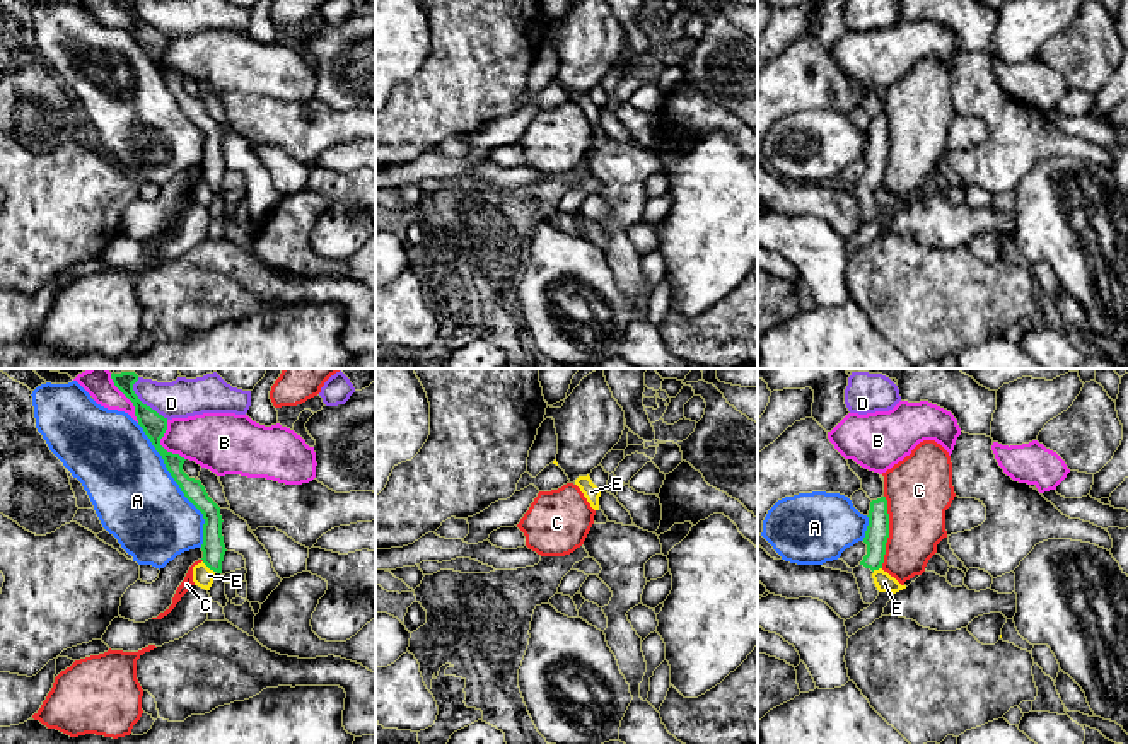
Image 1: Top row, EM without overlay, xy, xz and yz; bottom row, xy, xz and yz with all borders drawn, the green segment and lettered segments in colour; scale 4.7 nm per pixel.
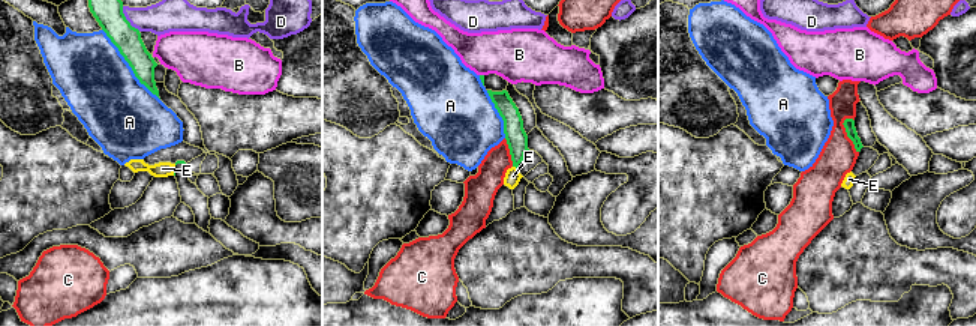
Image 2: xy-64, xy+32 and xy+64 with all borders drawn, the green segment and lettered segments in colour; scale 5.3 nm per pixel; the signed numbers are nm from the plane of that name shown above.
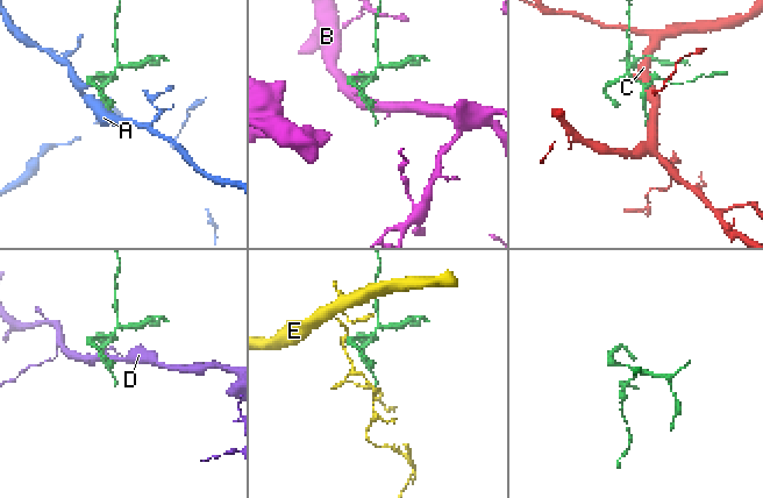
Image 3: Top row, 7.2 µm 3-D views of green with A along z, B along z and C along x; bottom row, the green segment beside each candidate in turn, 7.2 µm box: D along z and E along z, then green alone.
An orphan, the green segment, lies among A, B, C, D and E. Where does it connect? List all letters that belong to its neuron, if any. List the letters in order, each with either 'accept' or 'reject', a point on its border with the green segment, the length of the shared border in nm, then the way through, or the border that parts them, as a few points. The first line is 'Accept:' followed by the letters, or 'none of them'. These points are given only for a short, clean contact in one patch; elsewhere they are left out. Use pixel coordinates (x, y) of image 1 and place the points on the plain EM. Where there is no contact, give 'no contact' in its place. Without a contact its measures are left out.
Accept: none of them
A: reject; contact xy (178, 101); length 650 nm
B: reject; contact xy (159, 62); length 220 nm
C: reject; contact yz (888, 149); length 340 nm
D: reject; contact xy (145, 23); length 240 nm; border xy (133, 0), (133, 11), (168, 36)
E: reject; contact xy (209, 185); length 80 nm; border xy (202, 180), (214, 190)

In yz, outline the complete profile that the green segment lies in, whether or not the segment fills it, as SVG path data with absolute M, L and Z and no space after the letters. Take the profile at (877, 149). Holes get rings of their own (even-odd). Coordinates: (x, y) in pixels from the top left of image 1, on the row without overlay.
M886 114L870 119L867 135L869 143L863 155L863 160L867 162L867 172L852 191L857 196L863 220L872 222L879 213L872 191L882 186L886 160L889 155L889 131Z

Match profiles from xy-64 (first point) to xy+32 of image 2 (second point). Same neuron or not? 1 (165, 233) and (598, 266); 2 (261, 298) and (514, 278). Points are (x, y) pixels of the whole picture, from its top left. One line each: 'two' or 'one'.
1: one
2: two

